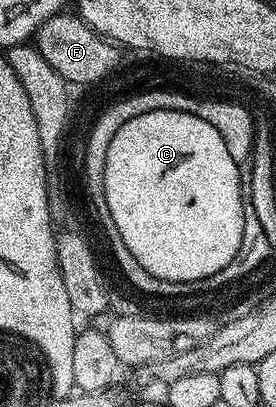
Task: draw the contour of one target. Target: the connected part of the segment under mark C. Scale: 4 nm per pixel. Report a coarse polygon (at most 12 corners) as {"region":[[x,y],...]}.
{"region":[[142,115],[107,158],[106,214],[153,277],[241,248],[235,167],[187,115]]}

